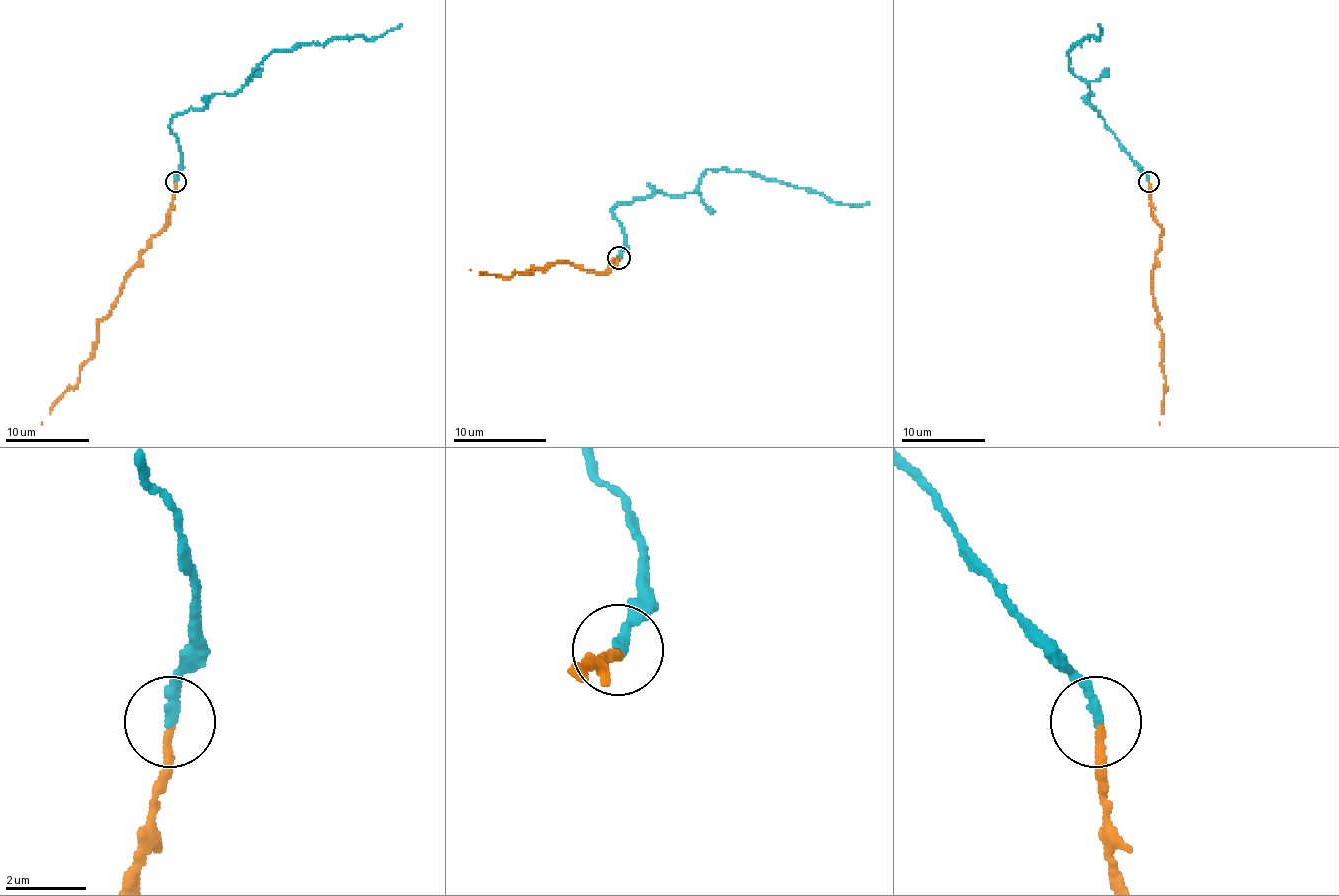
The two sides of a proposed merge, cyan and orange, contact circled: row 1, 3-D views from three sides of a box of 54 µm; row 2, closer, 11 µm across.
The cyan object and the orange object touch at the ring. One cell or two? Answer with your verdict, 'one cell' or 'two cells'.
one cell

